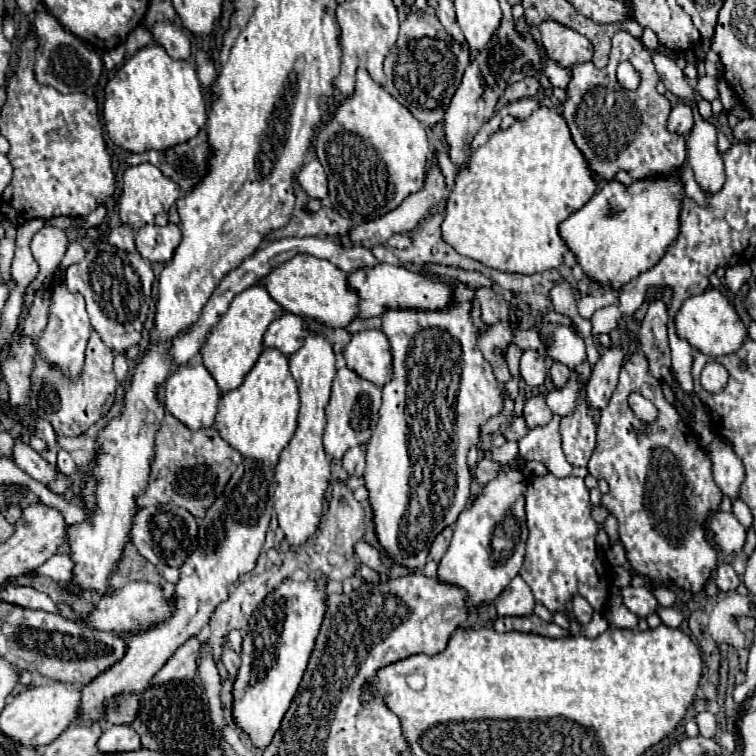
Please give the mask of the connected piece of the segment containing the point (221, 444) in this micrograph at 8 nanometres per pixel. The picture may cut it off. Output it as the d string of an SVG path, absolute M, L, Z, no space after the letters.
M166 413L162 427L156 433L154 461L150 463L148 487L136 497L136 507L152 507L172 503L188 509L196 519L202 519L206 509L224 491L230 475L242 463L242 455L230 447L214 427L192 431Z

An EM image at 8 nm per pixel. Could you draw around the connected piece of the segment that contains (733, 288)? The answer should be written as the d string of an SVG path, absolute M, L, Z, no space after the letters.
M738 264L732 267L726 267L725 282L728 289L736 295L741 286L751 277L751 275L751 268L748 264Z

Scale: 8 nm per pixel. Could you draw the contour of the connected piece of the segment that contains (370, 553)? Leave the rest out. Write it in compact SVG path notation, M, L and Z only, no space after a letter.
M360 541L360 543L354 545L354 553L356 553L356 557L358 557L364 565L368 565L370 569L374 569L374 571L386 571L386 567L382 565L382 553L380 553L376 547Z

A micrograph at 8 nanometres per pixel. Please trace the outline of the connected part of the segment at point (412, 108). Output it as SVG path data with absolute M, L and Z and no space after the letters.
M432 11L410 13L402 25L394 47L384 61L386 91L398 99L422 125L434 127L444 121L446 105L454 97L462 73L470 63L470 49L454 41L446 29L442 29L438 17Z

